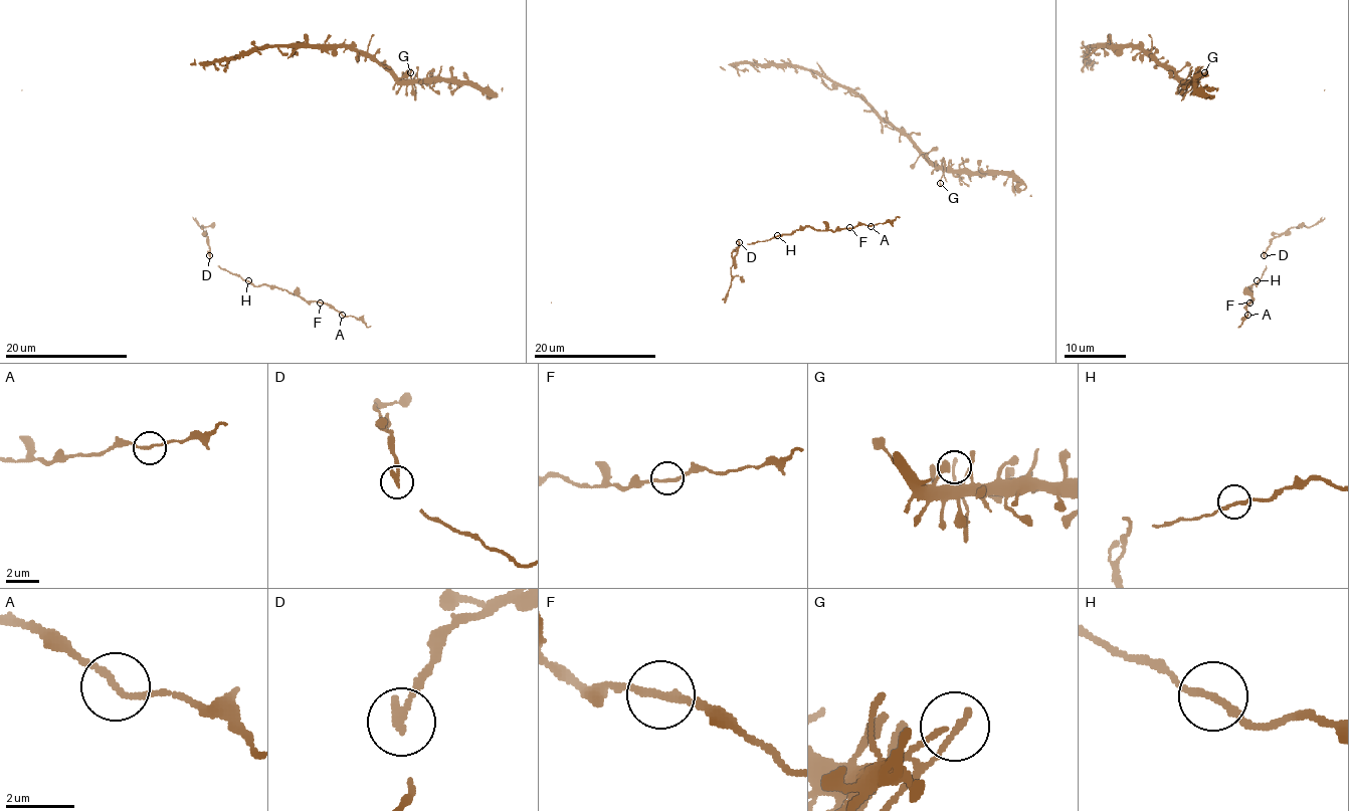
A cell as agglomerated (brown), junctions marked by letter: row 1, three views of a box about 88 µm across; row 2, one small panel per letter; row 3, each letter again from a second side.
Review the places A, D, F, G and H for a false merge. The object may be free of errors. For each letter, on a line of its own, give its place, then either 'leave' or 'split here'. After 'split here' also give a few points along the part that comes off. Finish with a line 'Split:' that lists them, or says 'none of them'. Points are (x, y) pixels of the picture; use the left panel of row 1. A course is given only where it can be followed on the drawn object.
A: place (342, 315); leave
D: place (209, 255); split here; course (210, 254), (207, 238), (194, 218)
F: place (320, 302); leave
G: place (410, 72); leave
H: place (248, 280); leave
Split: D

